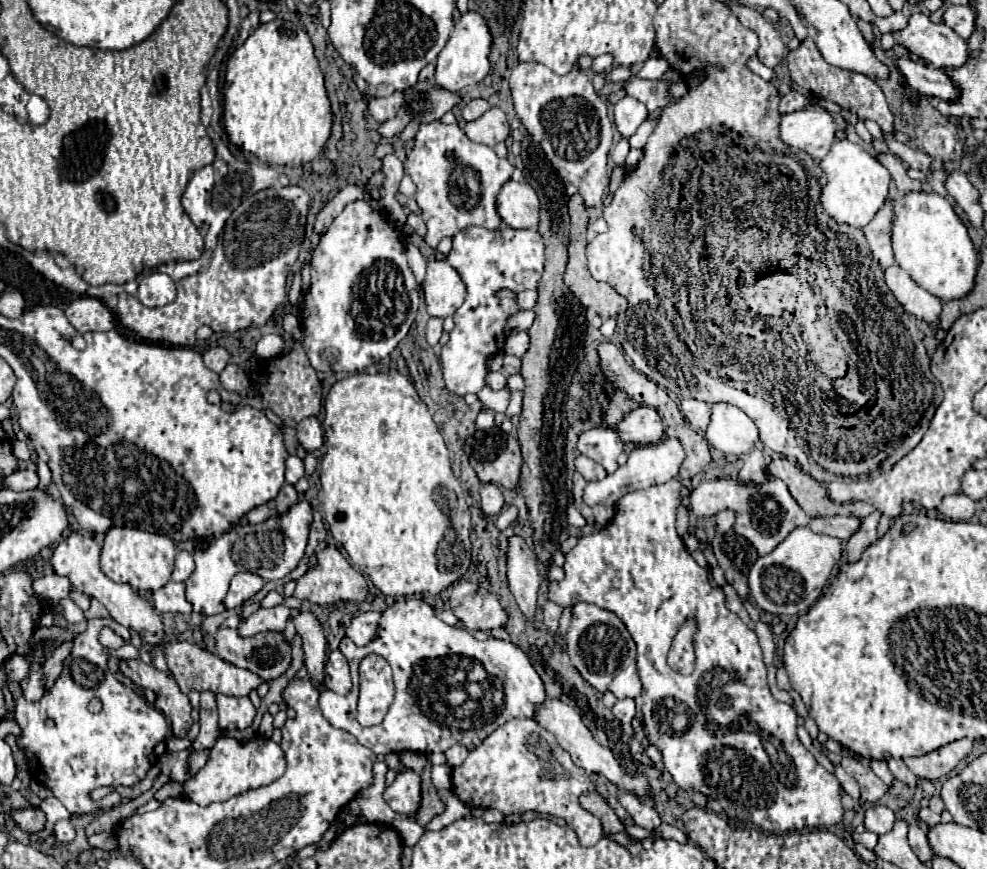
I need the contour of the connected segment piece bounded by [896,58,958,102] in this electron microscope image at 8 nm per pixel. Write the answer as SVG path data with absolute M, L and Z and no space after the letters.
M900 58L896 64L898 64L900 72L904 74L906 82L914 90L922 92L924 96L940 98L946 102L958 100L958 86L950 80L946 70L934 68L930 64L920 64L910 58Z

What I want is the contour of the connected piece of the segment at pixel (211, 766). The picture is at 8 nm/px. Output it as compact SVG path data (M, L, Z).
M256 736L250 742L236 742L232 738L220 738L210 750L210 758L206 766L184 784L184 794L188 800L208 806L212 802L228 800L230 796L238 796L242 792L250 792L250 788L262 788L284 774L286 760L284 752L270 738Z

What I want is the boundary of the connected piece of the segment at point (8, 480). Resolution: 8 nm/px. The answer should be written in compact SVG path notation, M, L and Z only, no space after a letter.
M16 470L4 478L4 484L12 490L32 490L38 486L38 474L32 470Z

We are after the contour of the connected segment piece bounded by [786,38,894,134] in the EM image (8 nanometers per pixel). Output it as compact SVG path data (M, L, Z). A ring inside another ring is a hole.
M806 38L804 42L800 42L800 46L786 56L786 64L788 64L788 70L790 70L790 80L802 92L808 92L808 94L812 94L816 98L822 98L822 100L830 100L830 102L834 102L834 104L838 104L842 108L848 108L848 110L856 112L860 118L874 120L882 128L884 134L894 130L892 112L888 110L888 102L886 102L880 86L874 80L870 80L868 76L864 76L864 74L846 72L846 70L840 70L836 66L830 66L820 56L820 52L818 52L812 38Z

